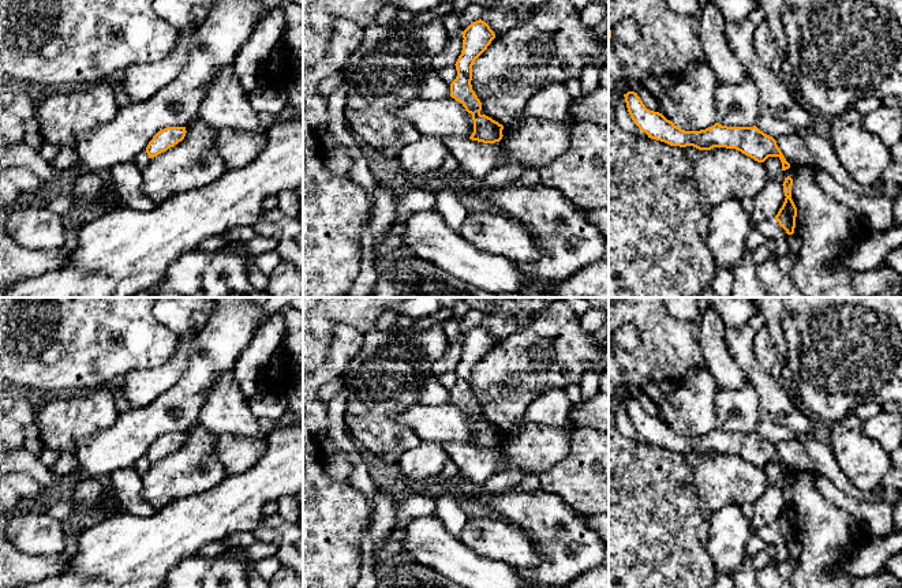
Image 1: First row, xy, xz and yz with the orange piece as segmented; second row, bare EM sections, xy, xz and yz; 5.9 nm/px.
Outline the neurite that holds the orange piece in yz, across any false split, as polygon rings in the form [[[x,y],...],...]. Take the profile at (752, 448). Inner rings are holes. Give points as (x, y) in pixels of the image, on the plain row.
[[[628,397],[624,402],[632,426],[651,445],[670,452],[693,452],[699,456],[711,456],[714,453],[736,454],[757,468],[764,468],[768,462],[778,462],[782,468],[782,476],[790,473],[776,446],[756,431],[727,432],[715,428],[705,435],[685,437],[662,419],[647,415],[637,398]]]

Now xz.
[[[482,325],[471,329],[463,337],[463,356],[456,367],[457,382],[450,389],[450,402],[459,407],[472,420],[472,446],[495,449],[502,445],[504,431],[491,423],[482,420],[482,408],[472,396],[472,371],[495,344],[494,337]]]

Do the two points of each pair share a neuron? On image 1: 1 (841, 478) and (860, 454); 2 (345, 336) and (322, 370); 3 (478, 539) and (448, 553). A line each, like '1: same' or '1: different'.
1: different
2: same
3: different

